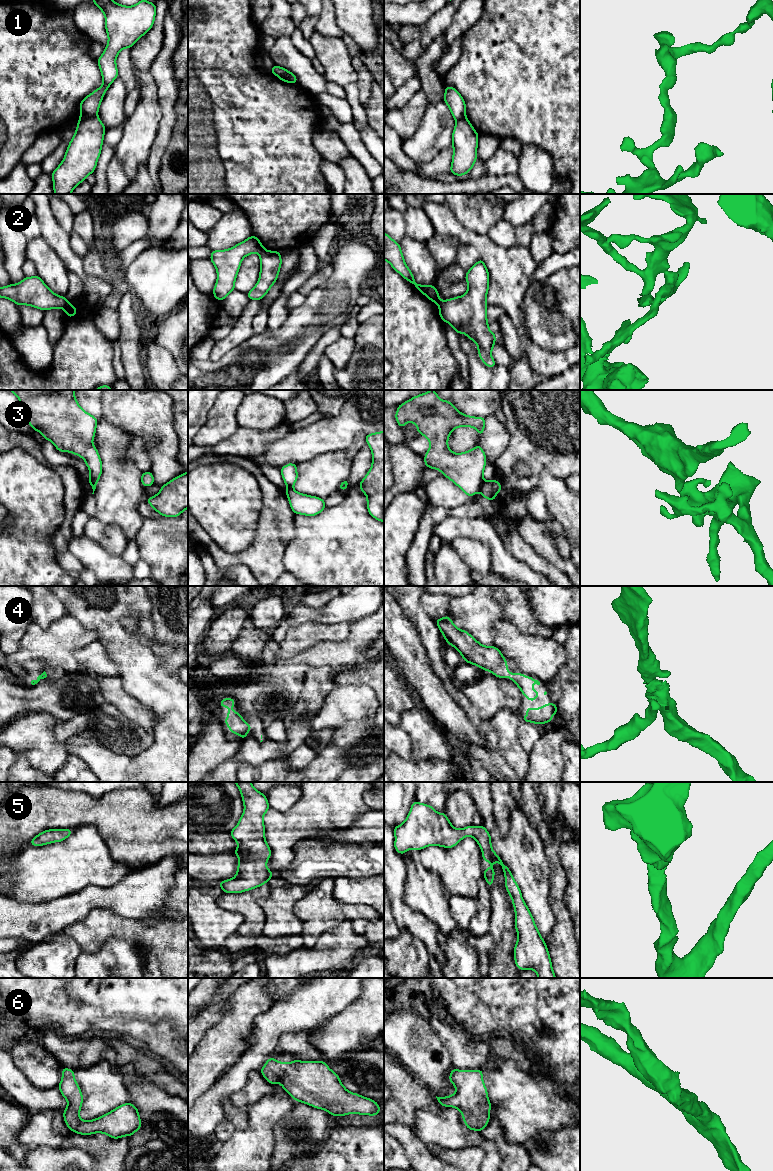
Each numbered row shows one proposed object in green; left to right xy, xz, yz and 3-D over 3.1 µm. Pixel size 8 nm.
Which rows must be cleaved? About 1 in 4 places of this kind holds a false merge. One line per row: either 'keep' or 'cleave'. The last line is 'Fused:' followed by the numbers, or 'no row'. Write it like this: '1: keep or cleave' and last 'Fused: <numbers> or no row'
1: cleave
2: cleave
3: cleave
4: keep
5: keep
6: keep
Fused: 1, 2, 3

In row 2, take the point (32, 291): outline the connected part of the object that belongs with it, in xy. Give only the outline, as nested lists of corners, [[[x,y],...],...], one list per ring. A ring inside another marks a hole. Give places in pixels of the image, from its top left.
[[[38,275],[24,277],[24,279],[18,284],[10,284],[5,287],[0,287],[0,297],[10,299],[16,305],[29,305],[44,311],[55,308],[64,308],[68,303],[66,297],[56,295]]]

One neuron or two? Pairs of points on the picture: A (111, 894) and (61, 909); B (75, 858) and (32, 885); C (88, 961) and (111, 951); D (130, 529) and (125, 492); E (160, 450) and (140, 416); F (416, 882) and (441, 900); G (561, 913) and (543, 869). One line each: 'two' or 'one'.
A: one
B: one
C: one
D: one
E: one
F: one
G: two

